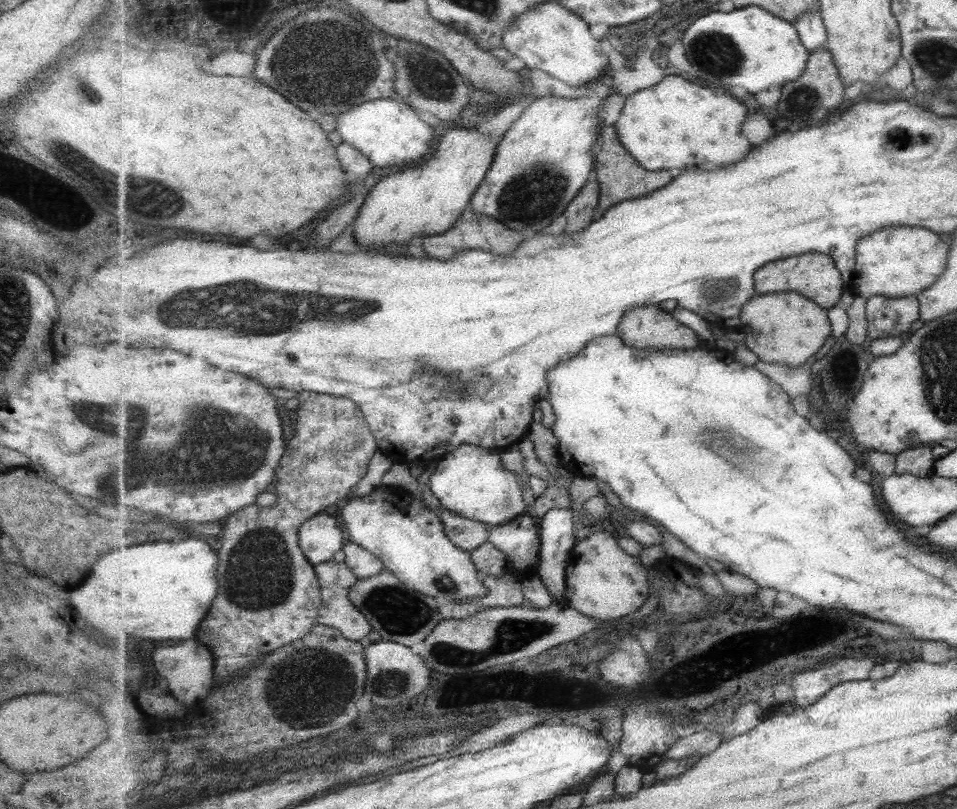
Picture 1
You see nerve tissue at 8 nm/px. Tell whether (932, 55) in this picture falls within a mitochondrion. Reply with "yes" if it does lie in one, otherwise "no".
yes

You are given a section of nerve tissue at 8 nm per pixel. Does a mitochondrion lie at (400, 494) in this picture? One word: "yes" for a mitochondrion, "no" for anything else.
no

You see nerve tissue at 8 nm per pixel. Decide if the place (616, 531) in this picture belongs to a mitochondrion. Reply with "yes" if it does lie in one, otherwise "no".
no

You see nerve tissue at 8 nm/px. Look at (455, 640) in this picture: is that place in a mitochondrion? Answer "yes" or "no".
no

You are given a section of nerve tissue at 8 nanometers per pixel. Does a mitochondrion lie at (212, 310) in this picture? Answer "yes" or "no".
yes

